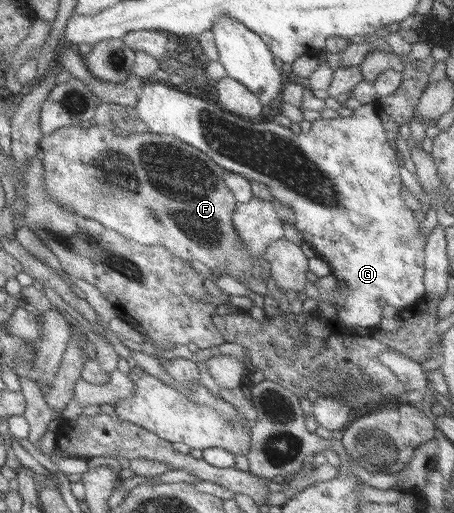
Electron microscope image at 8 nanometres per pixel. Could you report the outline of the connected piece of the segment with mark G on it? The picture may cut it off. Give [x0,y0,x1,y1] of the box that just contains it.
[133,81,427,329]

